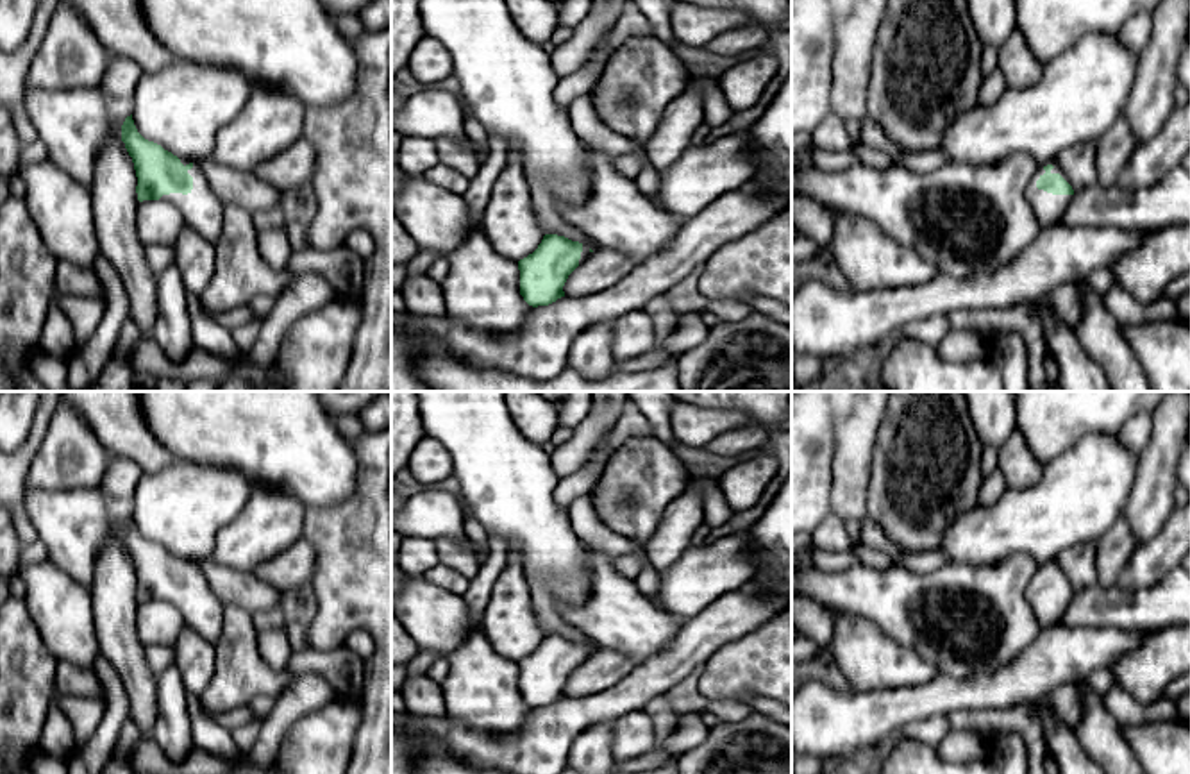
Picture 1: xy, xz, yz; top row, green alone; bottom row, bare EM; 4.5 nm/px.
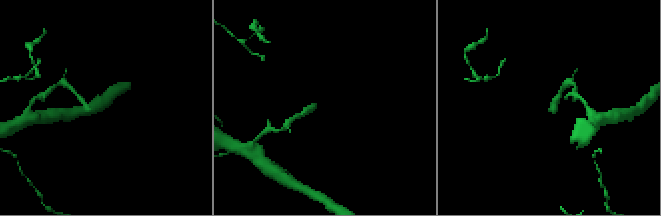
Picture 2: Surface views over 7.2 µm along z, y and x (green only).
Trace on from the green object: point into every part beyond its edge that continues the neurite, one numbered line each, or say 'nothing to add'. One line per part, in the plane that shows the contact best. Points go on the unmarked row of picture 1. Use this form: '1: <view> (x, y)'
1: yz (1049, 608)

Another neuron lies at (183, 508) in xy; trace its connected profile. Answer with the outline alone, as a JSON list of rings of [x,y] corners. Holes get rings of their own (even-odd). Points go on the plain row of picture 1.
[[[175,459],[164,470],[141,477],[134,492],[132,520],[145,540],[161,545],[179,559],[195,563],[209,558],[218,533],[241,513],[252,488],[238,470]]]

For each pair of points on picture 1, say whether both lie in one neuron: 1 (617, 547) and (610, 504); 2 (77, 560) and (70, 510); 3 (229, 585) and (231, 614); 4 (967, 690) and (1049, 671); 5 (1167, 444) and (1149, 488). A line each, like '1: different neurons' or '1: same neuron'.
1: different neurons
2: same neuron
3: different neurons
4: same neuron
5: same neuron

